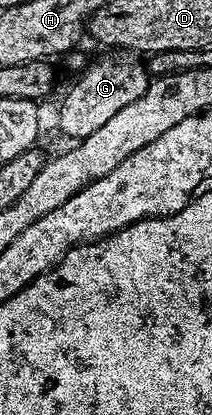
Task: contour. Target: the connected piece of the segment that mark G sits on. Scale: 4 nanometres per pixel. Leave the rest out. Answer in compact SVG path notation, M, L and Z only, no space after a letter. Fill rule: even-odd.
M109 53L106 59L97 59L89 68L86 66L80 72L82 75L78 77L77 84L66 93L57 119L61 122L62 133L70 135L70 140L80 141L91 137L91 133L111 121L119 109L127 109L131 101L139 101L139 97L147 93L151 76L146 64L136 63L133 59L120 59L117 55L120 54Z

